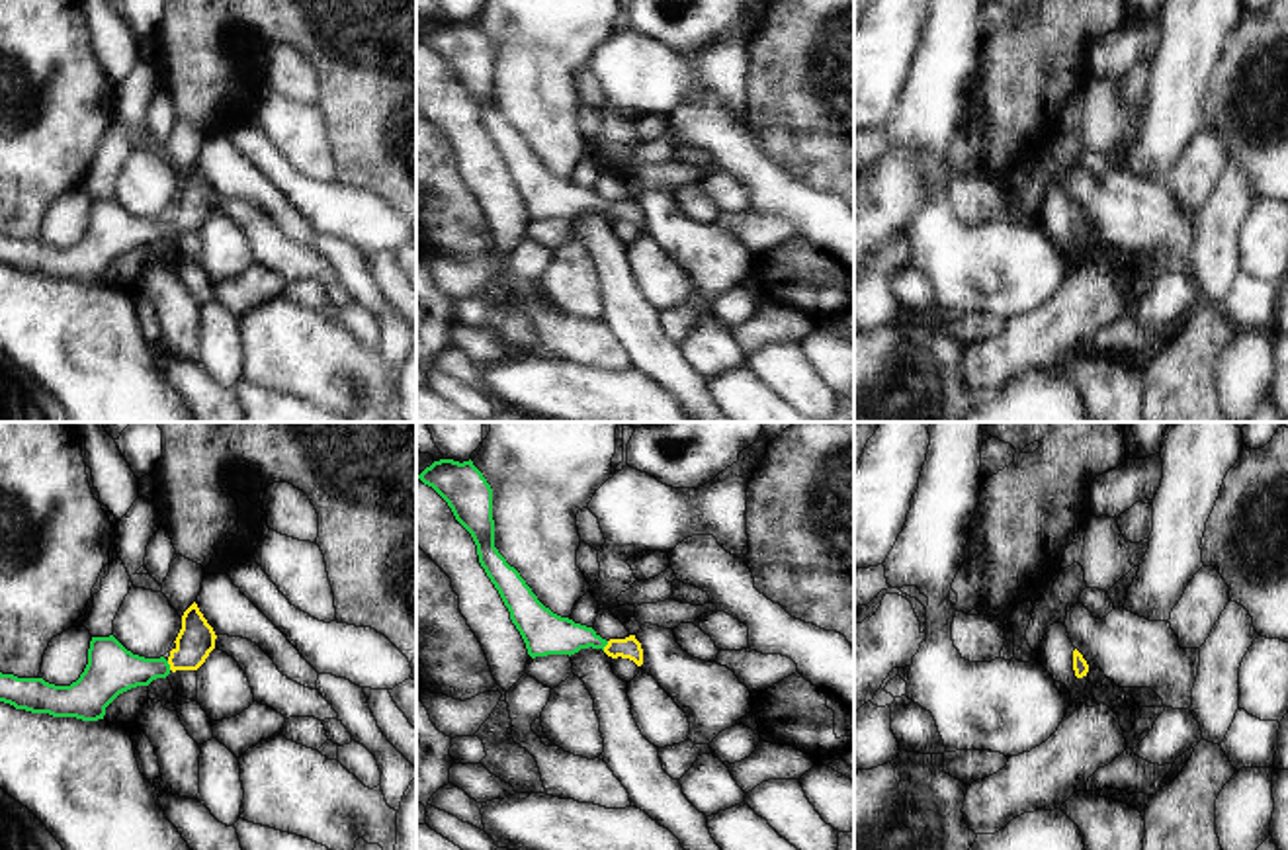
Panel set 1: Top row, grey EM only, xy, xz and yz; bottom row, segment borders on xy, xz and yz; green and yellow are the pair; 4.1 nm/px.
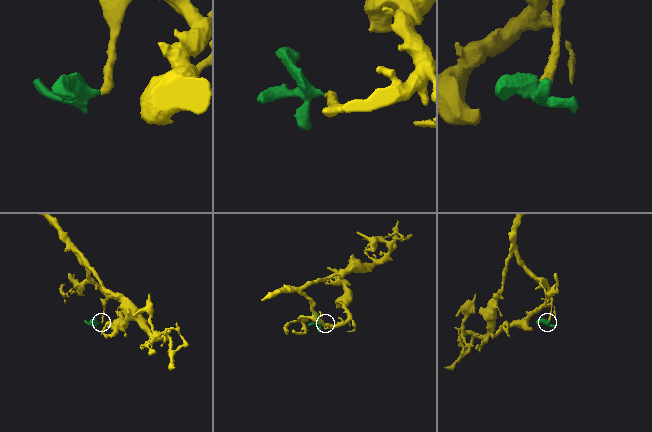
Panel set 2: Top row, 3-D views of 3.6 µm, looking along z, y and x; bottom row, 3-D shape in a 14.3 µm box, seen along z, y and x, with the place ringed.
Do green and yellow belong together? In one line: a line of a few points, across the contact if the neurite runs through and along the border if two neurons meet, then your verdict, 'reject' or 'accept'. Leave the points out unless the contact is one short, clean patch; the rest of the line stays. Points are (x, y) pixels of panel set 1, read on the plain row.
line xy (112, 231), (159, 231), (169, 227), (196, 202); accept

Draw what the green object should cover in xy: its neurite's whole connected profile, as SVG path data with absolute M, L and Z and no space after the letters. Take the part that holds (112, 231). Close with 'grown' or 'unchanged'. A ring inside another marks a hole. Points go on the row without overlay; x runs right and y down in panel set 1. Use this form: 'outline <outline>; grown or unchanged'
outline M193 164L182 178L182 191L168 221L133 217L113 197L92 199L88 227L76 244L55 248L43 240L0 234L0 264L31 276L98 283L119 256L176 233L197 233L215 211L215 201L213 190Z; grown

